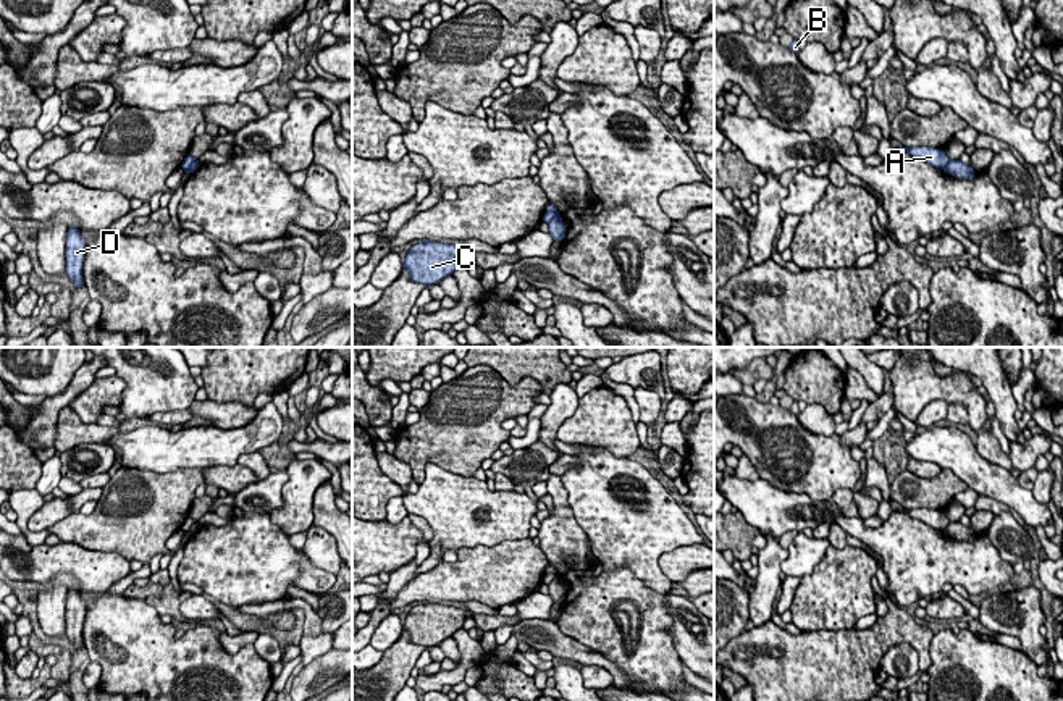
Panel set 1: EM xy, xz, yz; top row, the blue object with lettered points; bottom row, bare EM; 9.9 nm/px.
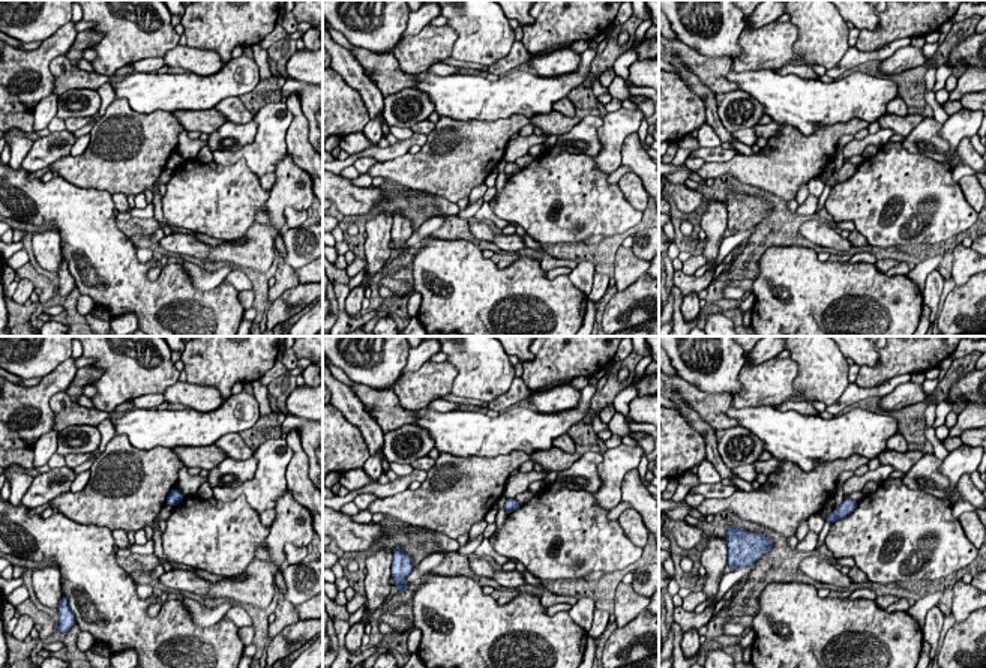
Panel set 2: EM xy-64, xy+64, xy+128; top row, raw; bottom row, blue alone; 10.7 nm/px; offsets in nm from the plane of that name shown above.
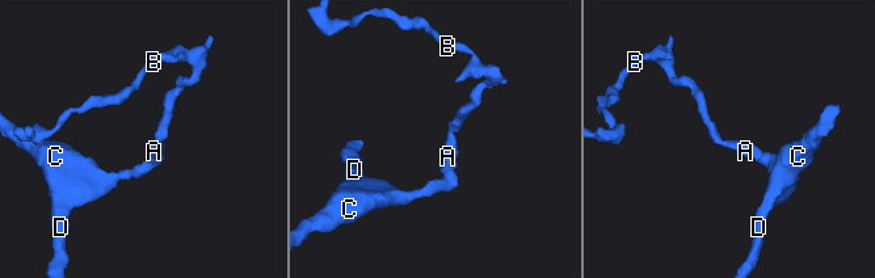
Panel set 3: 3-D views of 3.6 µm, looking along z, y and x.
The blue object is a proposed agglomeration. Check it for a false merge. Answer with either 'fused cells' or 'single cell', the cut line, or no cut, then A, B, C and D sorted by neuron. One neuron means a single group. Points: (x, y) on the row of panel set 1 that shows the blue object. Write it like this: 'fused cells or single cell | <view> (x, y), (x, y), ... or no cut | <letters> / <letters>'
fused cells | xz (558, 215), (548, 222) | A B / C D

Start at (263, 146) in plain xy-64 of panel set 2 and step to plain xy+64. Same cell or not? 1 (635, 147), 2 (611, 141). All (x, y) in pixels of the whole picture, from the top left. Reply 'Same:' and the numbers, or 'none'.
Same: 2

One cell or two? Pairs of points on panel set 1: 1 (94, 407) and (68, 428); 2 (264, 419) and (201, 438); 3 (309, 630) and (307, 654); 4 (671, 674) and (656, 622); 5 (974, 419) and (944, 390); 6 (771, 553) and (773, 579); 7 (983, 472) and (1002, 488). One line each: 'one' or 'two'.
1: two
2: one
3: one
4: one
5: one
6: one
7: one

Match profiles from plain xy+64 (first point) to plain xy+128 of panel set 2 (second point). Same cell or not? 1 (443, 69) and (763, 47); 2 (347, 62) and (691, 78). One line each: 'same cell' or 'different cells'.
1: different cells
2: same cell

